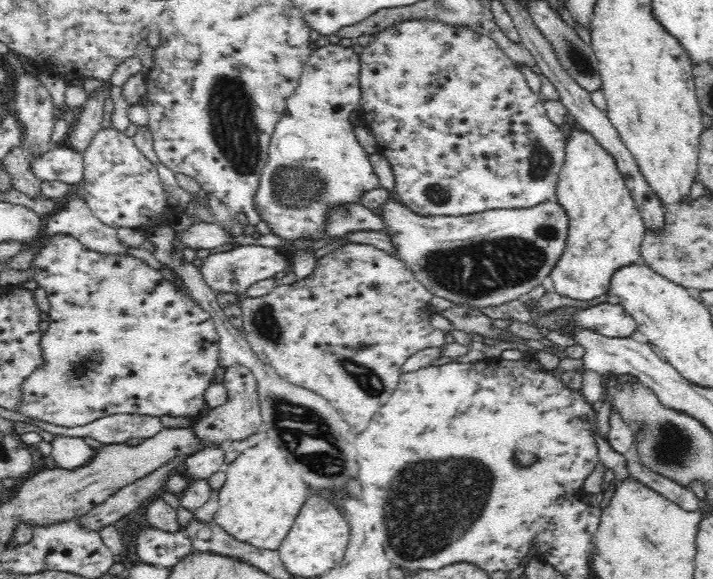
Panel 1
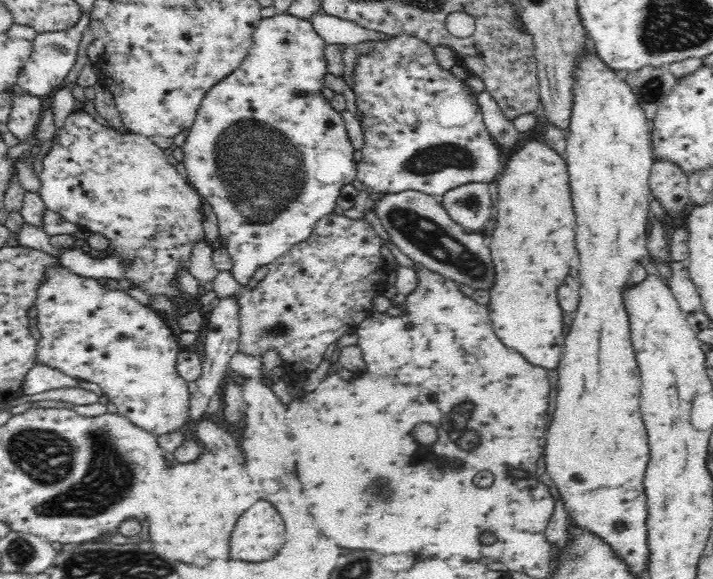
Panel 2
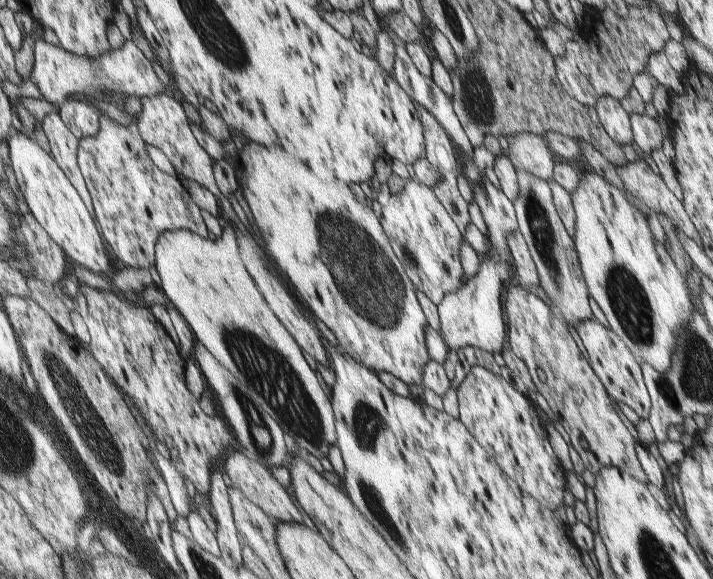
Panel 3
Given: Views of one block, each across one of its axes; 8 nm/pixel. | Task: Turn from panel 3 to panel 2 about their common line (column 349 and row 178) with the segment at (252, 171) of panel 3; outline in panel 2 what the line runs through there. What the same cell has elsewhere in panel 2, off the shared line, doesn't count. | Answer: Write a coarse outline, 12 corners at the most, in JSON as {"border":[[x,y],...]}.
{"border":[[292,14],[210,92],[184,148],[232,274],[308,240],[357,179]]}

